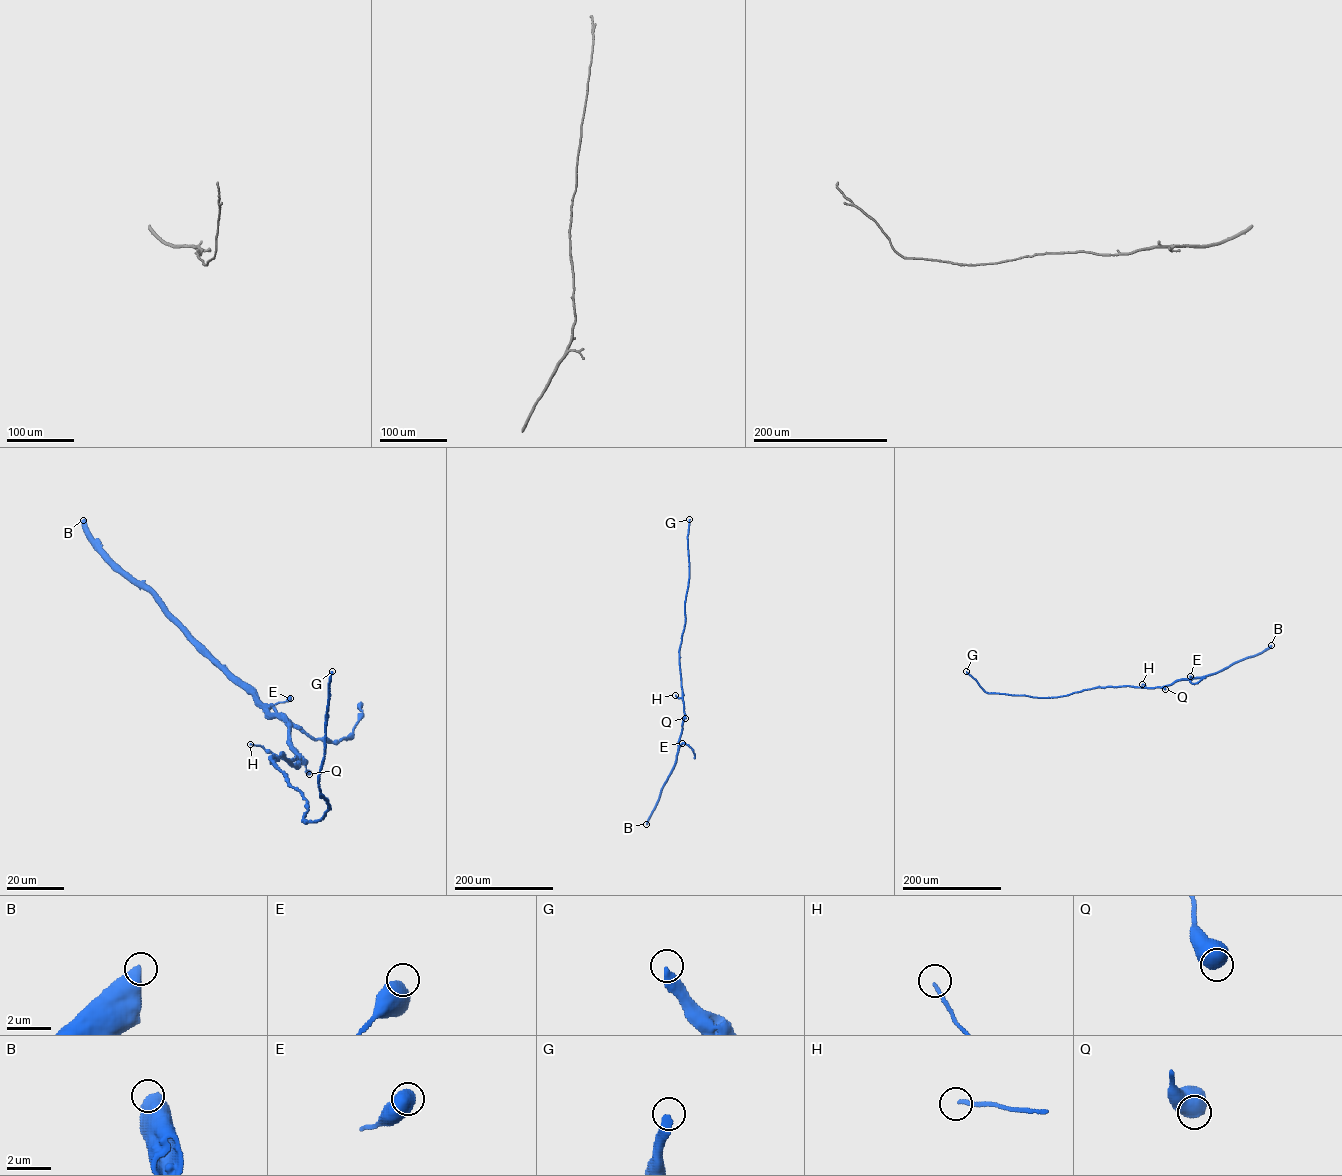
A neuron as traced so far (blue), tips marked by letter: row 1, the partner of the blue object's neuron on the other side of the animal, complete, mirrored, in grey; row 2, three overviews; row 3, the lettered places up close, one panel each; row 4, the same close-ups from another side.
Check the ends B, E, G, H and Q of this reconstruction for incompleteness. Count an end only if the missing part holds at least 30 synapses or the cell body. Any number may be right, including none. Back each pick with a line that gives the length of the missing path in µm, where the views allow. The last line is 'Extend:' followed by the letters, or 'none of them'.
G: 100 µm
Extend: G

